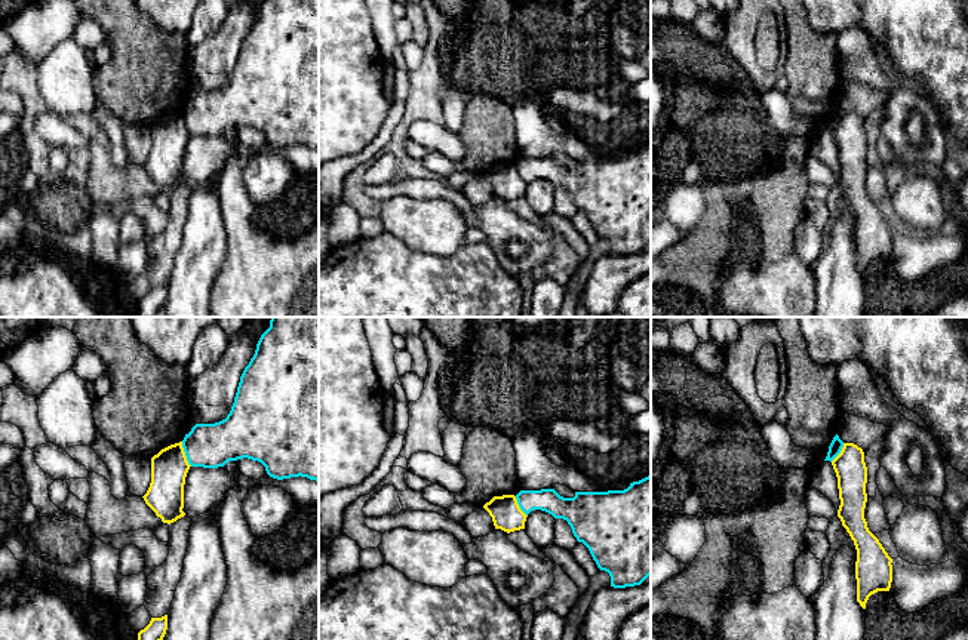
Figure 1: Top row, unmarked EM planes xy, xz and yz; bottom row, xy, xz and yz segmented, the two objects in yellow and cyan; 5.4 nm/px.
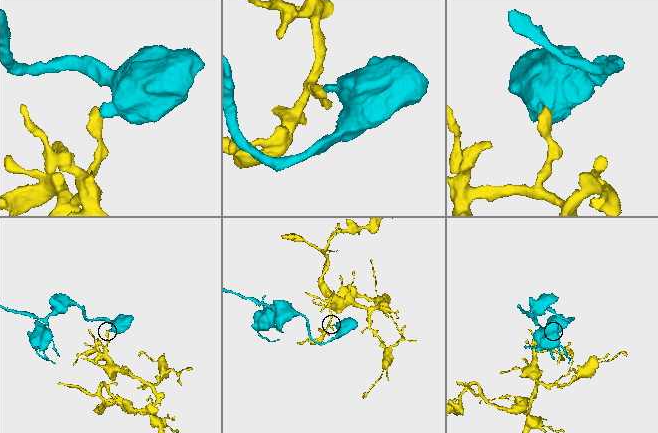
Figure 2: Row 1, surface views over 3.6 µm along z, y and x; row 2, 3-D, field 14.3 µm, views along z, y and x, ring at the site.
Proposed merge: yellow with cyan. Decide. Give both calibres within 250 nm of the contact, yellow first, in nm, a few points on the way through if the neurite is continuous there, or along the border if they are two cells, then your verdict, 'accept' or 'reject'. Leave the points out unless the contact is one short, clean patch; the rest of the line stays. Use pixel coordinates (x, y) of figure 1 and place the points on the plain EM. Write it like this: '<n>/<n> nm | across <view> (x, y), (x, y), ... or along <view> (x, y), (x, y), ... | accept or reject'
200/240 nm | along xy (181, 110), (186, 128), (191, 134) | reject

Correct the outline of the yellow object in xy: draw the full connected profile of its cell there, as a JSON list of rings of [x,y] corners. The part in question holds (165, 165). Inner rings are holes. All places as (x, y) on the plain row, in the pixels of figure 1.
[[[182,110],[151,126],[151,151],[142,166],[163,191],[170,193],[185,184],[184,153],[190,135]]]

